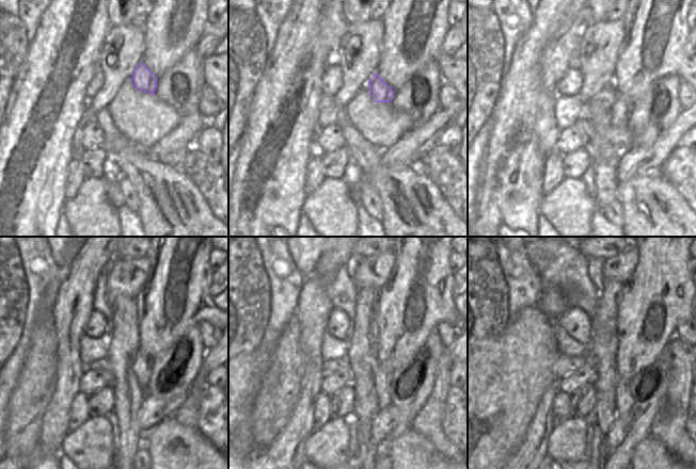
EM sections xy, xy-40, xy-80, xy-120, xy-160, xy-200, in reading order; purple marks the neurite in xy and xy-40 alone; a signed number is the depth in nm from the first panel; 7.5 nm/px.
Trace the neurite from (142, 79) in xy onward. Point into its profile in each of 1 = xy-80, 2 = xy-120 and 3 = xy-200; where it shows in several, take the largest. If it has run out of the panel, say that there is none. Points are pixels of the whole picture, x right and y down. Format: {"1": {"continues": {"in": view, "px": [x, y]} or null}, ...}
{"1": {"continues": {"in": "xy-80", "px": [621, 109]}}, "2": {"continues": {"in": "xy-120", "px": [142, 365]}}, "3": {"continues": {"in": "xy-200", "px": [623, 402]}}}

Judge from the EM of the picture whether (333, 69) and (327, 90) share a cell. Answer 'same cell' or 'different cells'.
same cell

